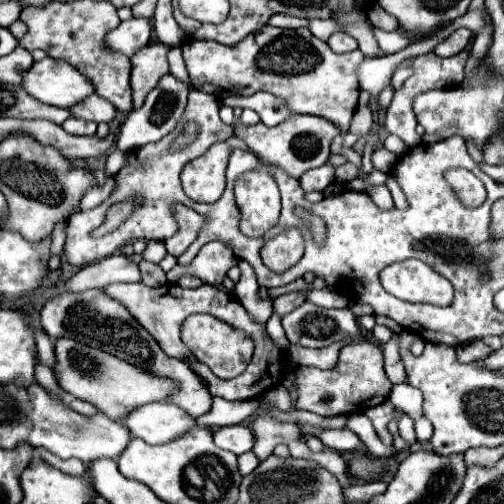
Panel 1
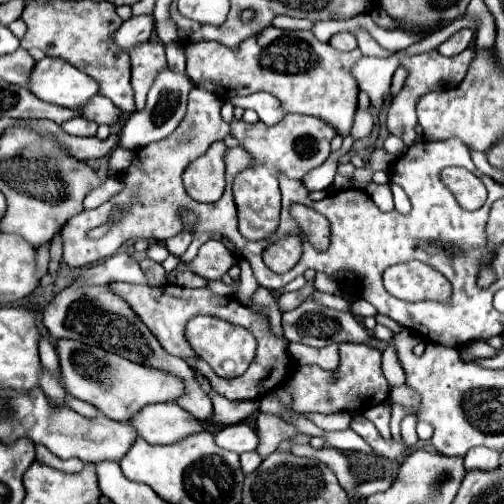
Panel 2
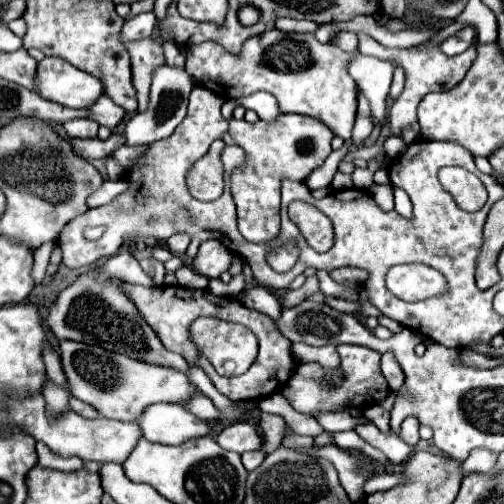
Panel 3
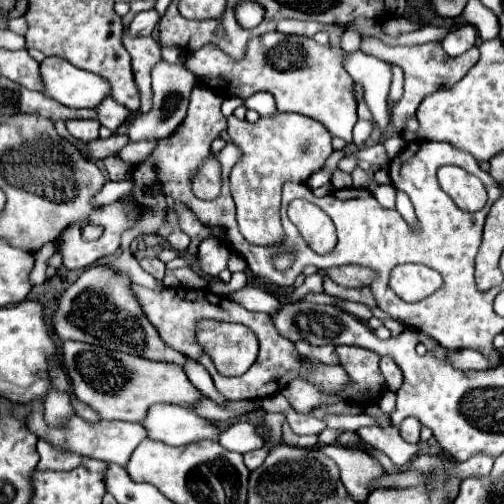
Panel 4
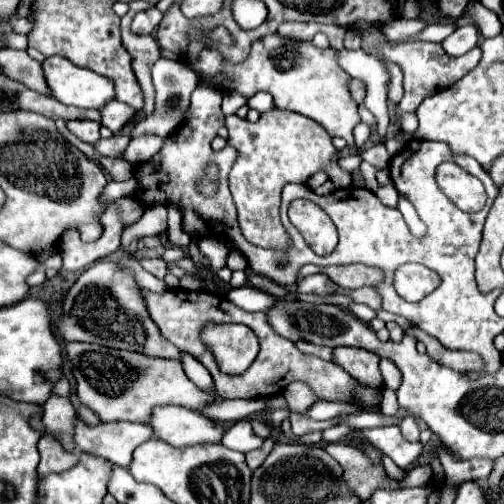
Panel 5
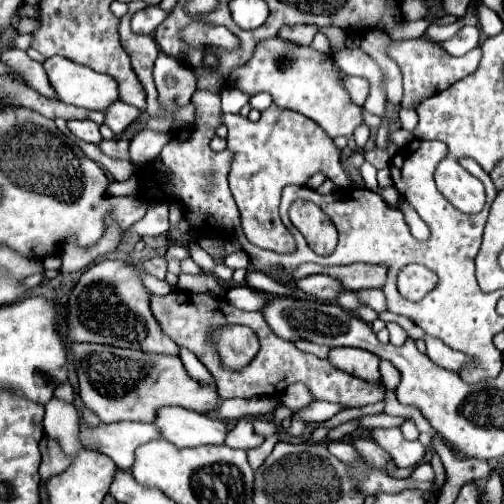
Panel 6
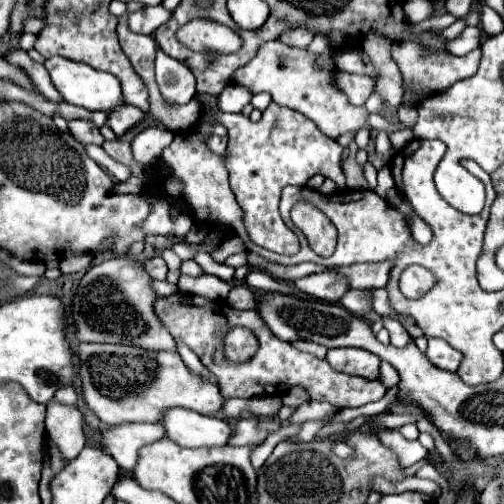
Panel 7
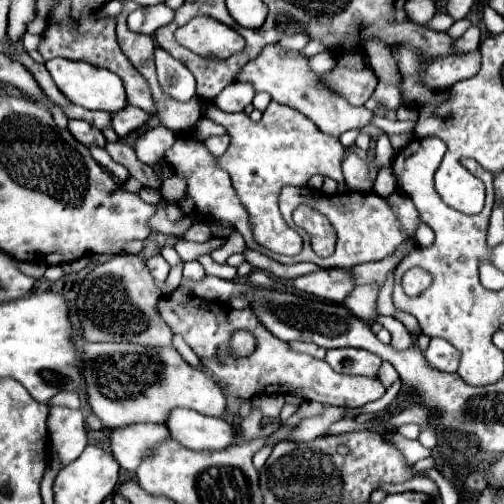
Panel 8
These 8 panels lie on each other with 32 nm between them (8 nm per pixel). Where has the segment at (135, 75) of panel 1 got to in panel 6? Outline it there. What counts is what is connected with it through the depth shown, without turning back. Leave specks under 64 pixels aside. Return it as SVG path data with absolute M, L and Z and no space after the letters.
M132 2L132 4L130 4L130 12L120 18L120 28L118 28L118 32L120 32L122 48L124 48L126 54L130 56L132 68L134 68L136 76L140 78L140 82L142 82L144 88L146 88L148 108L156 108L156 116L160 116L158 92L156 92L156 86L154 86L154 80L152 80L152 68L154 68L156 54L158 54L158 44L154 42L152 36L140 36L140 34L134 34L134 32L130 30L132 12L138 12L140 8L146 8L146 4L144 4L144 2Z

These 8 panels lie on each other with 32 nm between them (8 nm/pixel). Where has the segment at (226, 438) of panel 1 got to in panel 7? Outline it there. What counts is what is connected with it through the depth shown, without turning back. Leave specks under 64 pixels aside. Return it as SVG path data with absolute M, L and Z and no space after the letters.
M258 416L242 418L236 426L236 430L230 436L232 446L248 446L248 444L258 444L266 438L262 430L258 430Z

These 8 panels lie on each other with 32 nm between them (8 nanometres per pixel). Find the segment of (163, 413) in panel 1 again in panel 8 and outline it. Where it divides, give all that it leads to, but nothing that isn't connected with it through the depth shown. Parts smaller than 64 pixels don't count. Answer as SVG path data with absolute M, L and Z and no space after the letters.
M176 408L166 426L172 438L190 450L224 450L236 442L236 430L230 422L188 408Z

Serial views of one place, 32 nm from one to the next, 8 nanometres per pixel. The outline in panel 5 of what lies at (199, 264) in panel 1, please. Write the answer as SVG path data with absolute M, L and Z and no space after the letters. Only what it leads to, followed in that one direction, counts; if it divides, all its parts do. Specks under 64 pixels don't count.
M202 238L200 240L200 250L208 256L208 260L210 260L210 270L212 272L216 272L216 270L220 270L220 268L224 268L226 266L226 256L228 256L228 248L224 246L224 242L220 242L220 240L214 240L214 238Z

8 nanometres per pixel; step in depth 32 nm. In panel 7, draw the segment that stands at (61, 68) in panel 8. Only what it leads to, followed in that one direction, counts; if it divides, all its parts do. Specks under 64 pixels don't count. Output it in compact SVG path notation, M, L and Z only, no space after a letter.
M54 56L54 58L46 60L44 66L46 66L54 86L58 88L58 92L62 94L62 98L68 104L76 104L76 106L82 106L86 110L106 110L106 112L124 104L120 80L116 76L104 72L104 70L96 70L88 64L72 62L72 60L66 60L66 58L60 58L60 56Z

